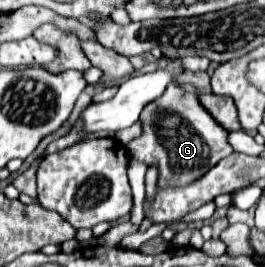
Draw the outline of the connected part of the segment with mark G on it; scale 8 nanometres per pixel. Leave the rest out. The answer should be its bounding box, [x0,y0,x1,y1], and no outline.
[127,83,233,187]

